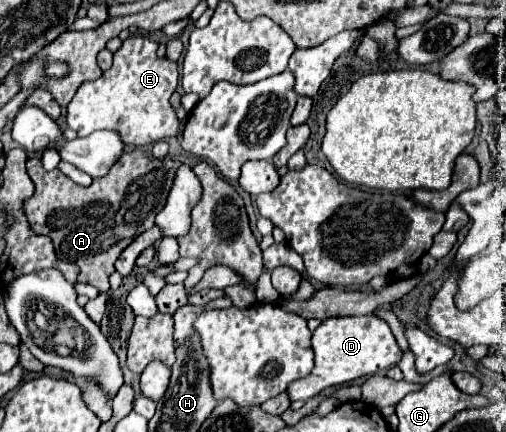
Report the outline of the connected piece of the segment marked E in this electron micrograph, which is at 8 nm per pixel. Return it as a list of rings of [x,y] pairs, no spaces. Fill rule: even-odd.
[[[127,38],[115,52],[113,66],[103,72],[101,78],[85,82],[69,102],[69,128],[73,128],[81,138],[98,130],[112,130],[121,136],[123,144],[129,146],[147,146],[177,136],[181,126],[169,102],[179,84],[177,62],[159,58],[157,48],[159,44],[149,38]]]

